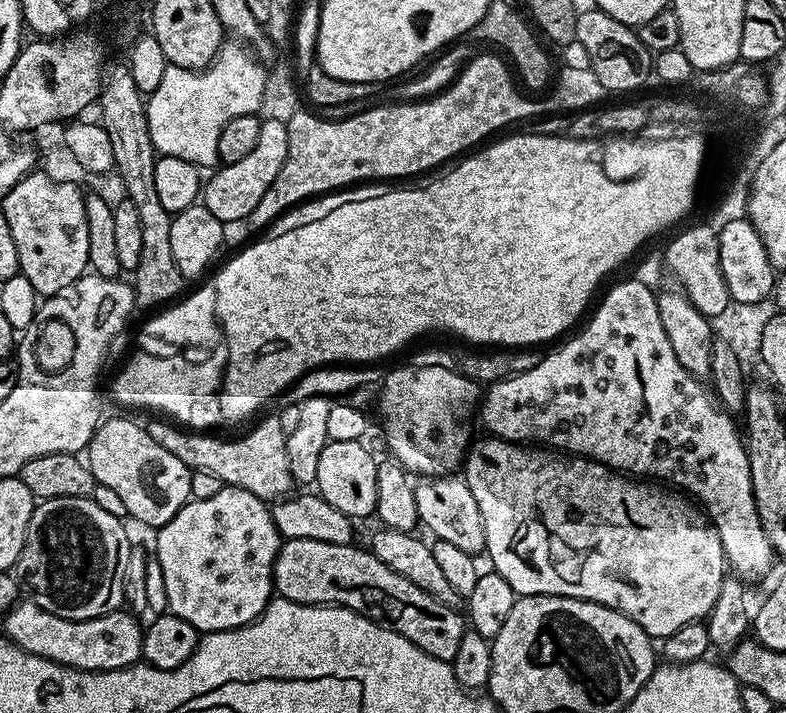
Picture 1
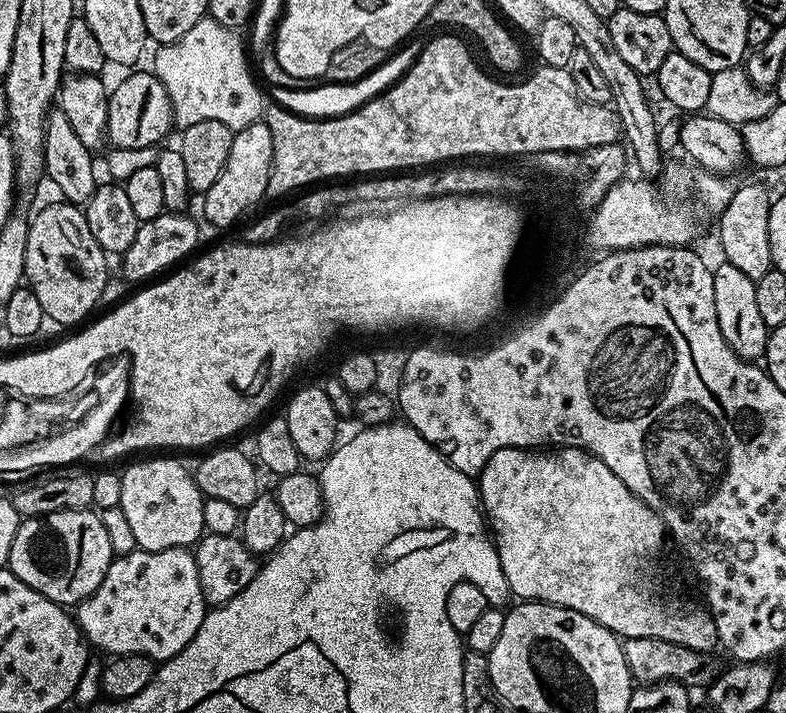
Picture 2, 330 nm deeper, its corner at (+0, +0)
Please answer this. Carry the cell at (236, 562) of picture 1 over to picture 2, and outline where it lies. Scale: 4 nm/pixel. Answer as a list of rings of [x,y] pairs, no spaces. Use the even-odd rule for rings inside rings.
[[[171,548],[157,552],[135,550],[125,556],[116,556],[106,570],[106,578],[90,594],[75,605],[74,615],[77,624],[84,632],[84,639],[97,653],[113,656],[142,654],[153,662],[163,662],[171,656],[177,656],[198,634],[206,615],[206,605],[202,586],[198,582],[196,557],[188,548]]]

